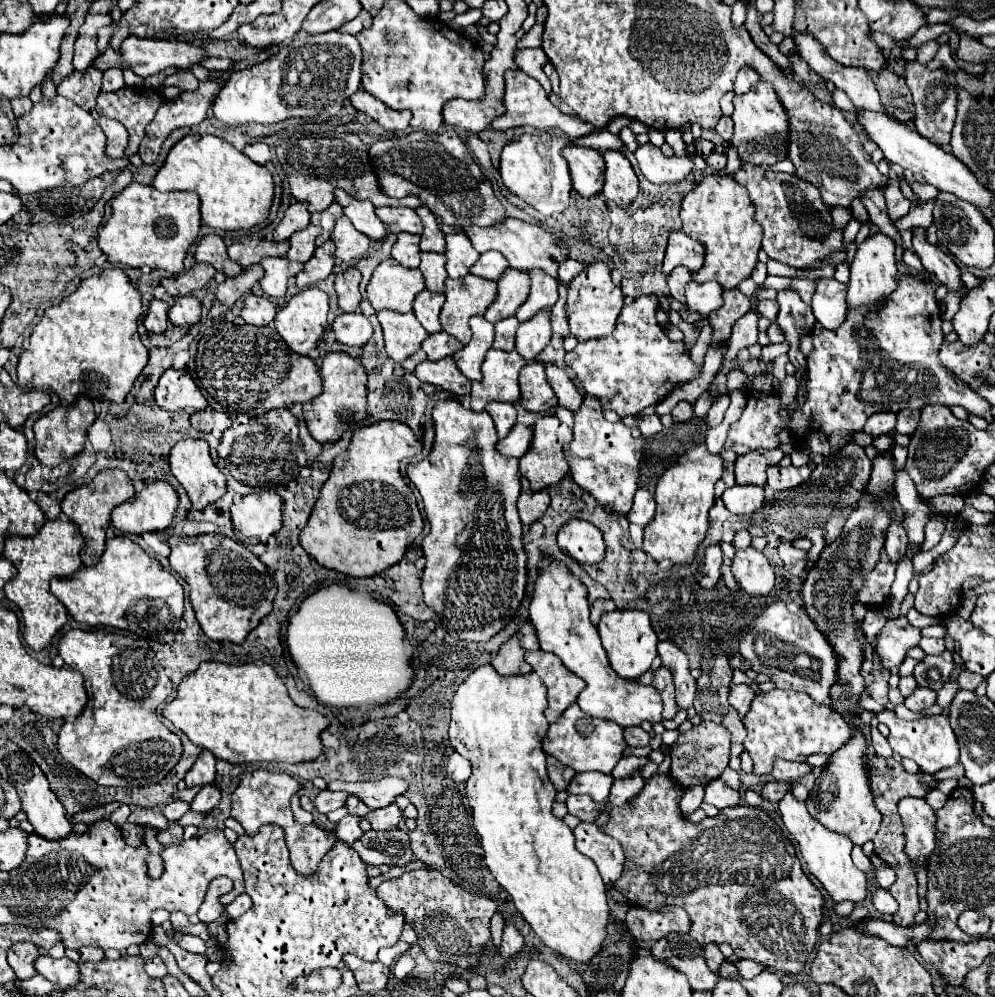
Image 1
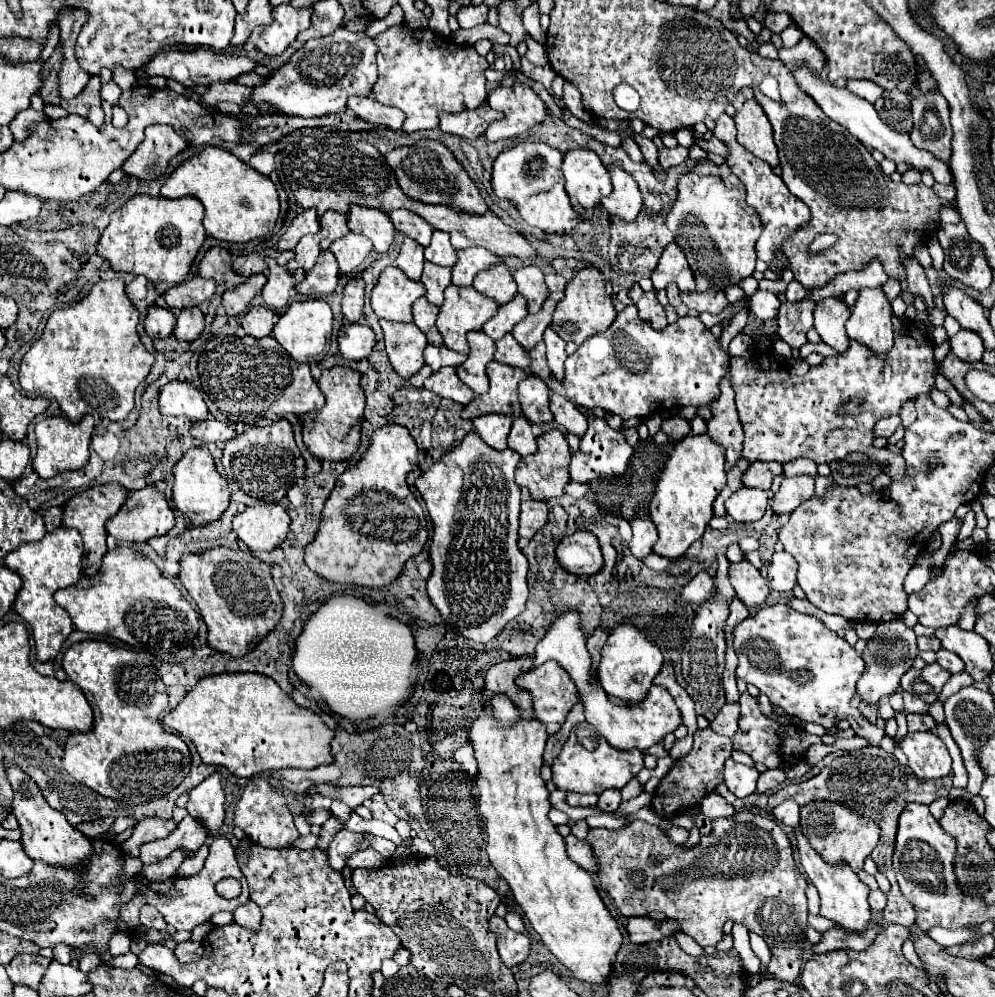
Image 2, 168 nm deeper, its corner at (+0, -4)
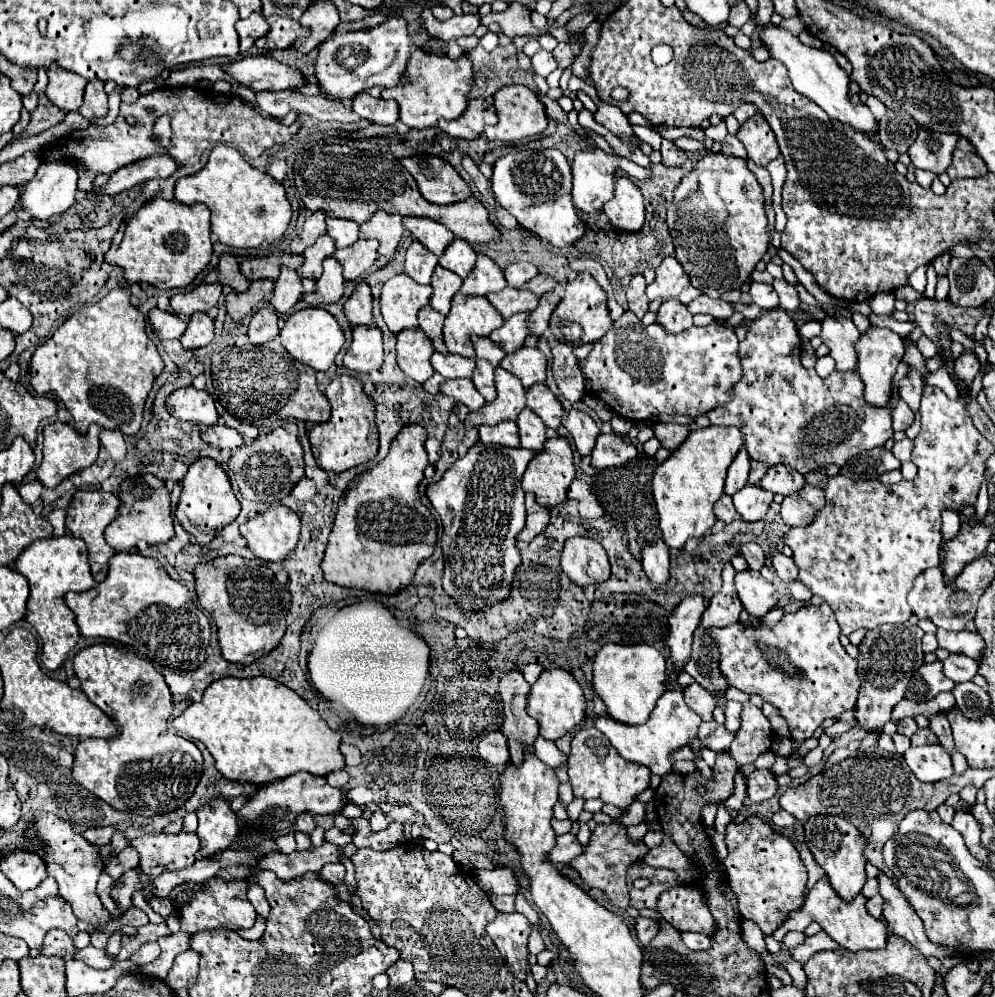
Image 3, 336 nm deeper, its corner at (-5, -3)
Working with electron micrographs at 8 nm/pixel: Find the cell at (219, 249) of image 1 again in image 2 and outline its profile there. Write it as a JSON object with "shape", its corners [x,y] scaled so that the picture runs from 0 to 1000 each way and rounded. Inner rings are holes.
{"shape":[[[214,247],[206,253],[198,271],[202,279],[214,279],[218,285],[240,287],[246,281],[244,277],[232,271],[232,257],[226,249],[220,249],[220,247]]]}

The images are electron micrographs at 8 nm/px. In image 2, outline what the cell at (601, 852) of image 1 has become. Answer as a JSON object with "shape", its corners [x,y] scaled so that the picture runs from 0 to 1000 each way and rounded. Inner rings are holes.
{"shape":[[[572,837],[568,841],[568,849],[570,849],[570,859],[582,867],[584,871],[588,871],[592,877],[600,877],[600,869],[594,857],[594,849],[590,849],[588,843],[580,843],[576,837]]]}

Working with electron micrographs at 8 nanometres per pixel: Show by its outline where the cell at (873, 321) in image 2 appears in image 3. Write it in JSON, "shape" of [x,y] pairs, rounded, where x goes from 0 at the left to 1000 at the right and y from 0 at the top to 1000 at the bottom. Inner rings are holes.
{"shape":[[[874,326],[872,332],[864,334],[864,340],[860,342],[860,354],[862,354],[862,374],[870,386],[870,390],[868,390],[870,402],[878,408],[892,406],[896,376],[898,376],[901,366],[905,364],[905,360],[909,356],[907,340],[896,330],[884,330],[880,326]]]}

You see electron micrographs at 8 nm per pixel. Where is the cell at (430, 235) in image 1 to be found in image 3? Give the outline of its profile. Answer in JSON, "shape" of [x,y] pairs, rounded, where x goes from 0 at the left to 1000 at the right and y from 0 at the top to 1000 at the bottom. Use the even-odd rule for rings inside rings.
{"shape":[[[456,240],[454,246],[450,246],[448,254],[444,254],[440,264],[444,268],[456,272],[464,280],[468,280],[470,274],[476,268],[476,264],[478,264],[478,252],[476,252],[476,248],[472,244],[464,242],[464,240]]]}

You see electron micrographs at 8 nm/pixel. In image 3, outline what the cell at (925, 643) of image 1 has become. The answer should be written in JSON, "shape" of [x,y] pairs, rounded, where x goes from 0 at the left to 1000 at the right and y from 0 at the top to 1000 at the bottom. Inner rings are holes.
{"shape":[[[955,657],[949,661],[949,675],[959,685],[971,685],[977,683],[977,679],[983,673],[983,665],[971,657]]]}

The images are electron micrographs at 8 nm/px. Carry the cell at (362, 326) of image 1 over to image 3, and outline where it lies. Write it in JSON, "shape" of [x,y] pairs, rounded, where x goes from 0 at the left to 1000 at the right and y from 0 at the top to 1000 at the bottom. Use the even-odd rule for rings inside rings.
{"shape":[[[378,326],[354,328],[354,346],[346,356],[346,366],[358,374],[372,374],[384,366],[384,332]]]}

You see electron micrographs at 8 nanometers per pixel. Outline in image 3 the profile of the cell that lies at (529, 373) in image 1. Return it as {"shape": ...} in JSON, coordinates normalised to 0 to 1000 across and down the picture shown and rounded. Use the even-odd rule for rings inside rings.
{"shape":[[[539,384],[539,386],[535,386],[535,390],[531,390],[529,406],[547,422],[549,428],[561,430],[565,426],[567,408],[563,406],[561,398],[547,384]]]}

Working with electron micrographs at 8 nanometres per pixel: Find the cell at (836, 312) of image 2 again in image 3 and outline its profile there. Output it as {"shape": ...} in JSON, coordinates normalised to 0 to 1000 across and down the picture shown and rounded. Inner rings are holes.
{"shape":[[[832,316],[824,320],[826,342],[834,348],[834,356],[840,362],[840,372],[860,370],[860,352],[858,344],[864,338],[864,332],[854,318]]]}

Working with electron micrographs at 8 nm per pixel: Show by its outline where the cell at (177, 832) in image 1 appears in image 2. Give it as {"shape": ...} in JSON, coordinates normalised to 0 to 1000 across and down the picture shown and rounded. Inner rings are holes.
{"shape":[[[174,857],[172,861],[166,861],[164,865],[158,865],[158,869],[153,868],[145,868],[143,870],[144,879],[148,881],[148,883],[168,883],[168,881],[172,881],[172,879],[176,879],[178,877],[178,871],[182,869],[182,865],[186,863],[188,859],[184,859],[184,857]]]}

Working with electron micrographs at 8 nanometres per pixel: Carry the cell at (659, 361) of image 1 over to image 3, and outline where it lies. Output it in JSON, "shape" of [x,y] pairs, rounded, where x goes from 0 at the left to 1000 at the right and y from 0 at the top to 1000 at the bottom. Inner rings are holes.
{"shape":[[[629,312],[621,322],[617,322],[615,330],[597,344],[593,356],[581,364],[587,382],[595,384],[593,396],[601,398],[605,404],[615,408],[627,420],[645,422],[653,418],[661,418],[667,414],[683,414],[683,416],[708,416],[712,410],[726,406],[732,402],[732,394],[736,394],[736,386],[744,382],[746,368],[742,360],[742,340],[736,328],[714,324],[710,328],[693,328],[687,334],[671,334],[665,326],[645,326],[645,322]]]}

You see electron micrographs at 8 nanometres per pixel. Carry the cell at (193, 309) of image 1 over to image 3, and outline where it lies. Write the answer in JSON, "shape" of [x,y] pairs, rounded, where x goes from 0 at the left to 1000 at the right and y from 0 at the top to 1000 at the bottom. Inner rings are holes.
{"shape":[[[195,314],[189,318],[189,328],[181,338],[185,350],[199,350],[213,342],[215,338],[215,322],[207,314]]]}

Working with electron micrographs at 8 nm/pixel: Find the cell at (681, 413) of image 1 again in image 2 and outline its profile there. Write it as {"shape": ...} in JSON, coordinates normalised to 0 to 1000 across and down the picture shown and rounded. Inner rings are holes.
{"shape":[[[676,417],[676,419],[666,421],[664,431],[672,437],[672,441],[680,443],[680,441],[688,439],[688,437],[694,433],[694,427],[692,427],[692,423],[690,423],[690,421],[686,421],[686,419],[682,419],[682,417]]]}

